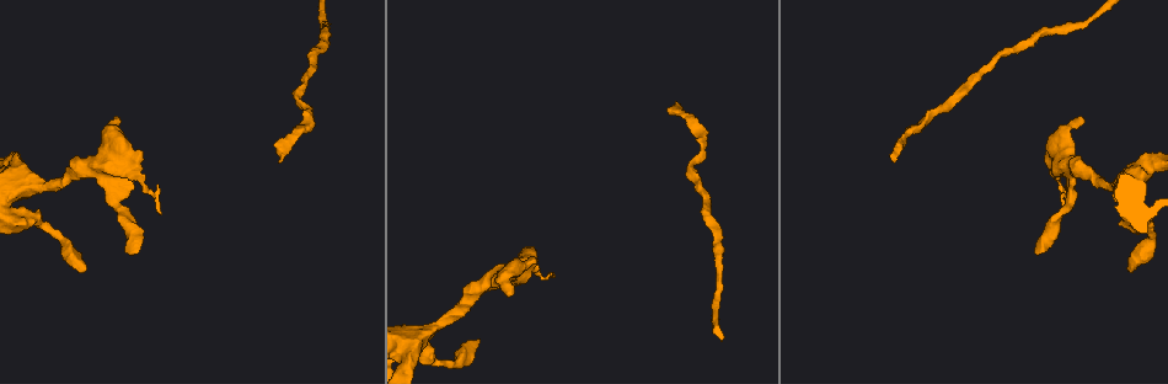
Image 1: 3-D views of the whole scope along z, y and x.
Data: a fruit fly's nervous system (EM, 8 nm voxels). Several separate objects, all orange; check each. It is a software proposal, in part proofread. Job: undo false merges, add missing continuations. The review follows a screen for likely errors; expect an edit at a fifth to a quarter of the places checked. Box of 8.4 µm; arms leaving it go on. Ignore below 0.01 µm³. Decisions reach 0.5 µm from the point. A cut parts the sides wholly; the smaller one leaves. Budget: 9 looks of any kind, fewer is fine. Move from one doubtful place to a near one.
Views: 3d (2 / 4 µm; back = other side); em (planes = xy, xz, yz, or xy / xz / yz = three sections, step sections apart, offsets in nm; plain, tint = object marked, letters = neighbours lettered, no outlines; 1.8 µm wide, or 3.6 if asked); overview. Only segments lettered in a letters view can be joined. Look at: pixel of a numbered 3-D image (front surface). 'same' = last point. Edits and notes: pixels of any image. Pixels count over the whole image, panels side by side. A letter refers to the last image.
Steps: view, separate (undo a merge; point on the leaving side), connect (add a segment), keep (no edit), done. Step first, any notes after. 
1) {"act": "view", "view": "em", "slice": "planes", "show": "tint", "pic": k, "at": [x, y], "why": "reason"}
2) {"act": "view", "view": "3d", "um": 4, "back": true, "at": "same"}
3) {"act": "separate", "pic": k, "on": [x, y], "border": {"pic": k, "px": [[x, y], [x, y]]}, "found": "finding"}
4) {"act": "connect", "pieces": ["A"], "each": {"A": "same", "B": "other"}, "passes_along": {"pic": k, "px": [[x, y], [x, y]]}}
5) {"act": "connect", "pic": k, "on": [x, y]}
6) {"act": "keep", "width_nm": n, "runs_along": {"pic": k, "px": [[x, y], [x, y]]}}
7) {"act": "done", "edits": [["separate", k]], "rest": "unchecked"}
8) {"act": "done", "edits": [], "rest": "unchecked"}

{"act": "view", "view": "em", "slice": "planes", "show": "letters", "pic": 1, "at": [83, 269]}

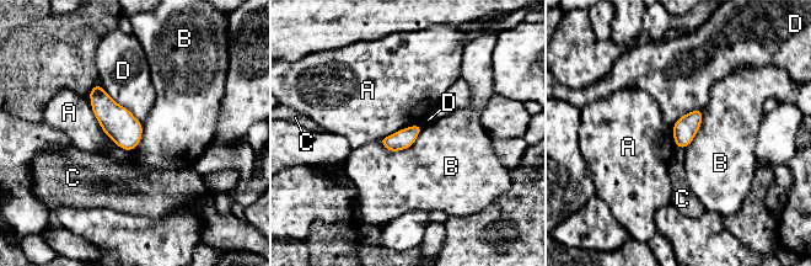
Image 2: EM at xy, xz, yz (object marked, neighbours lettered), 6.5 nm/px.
{"act": "keep", "longest_contact_nm": ["A", 400], "each": {"A": "other", "B": "other", "C": "other", "D": "other"}, "border": {"pic": 2, "px": [[423, 127], [399, 150], [377, 141]]}, "found": "no lettered segment goes on from it"}

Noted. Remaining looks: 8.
{"act": "view", "view": "em", "slice": "xy", "step": 8, "show": "tint", "pic": 1, "at": [530, 248], "why": "branch stops here"}

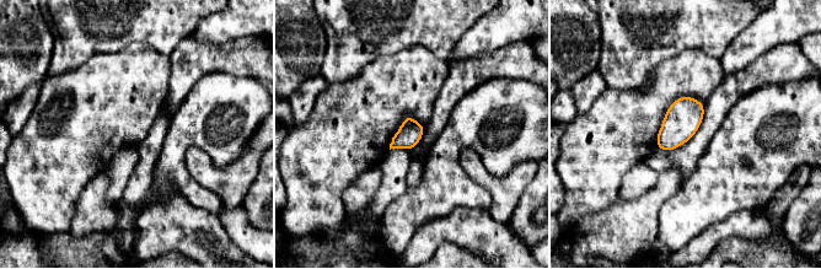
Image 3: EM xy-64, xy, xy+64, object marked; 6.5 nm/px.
{"act": "view", "view": "em", "slice": "xy", "step": 8, "show": "letters", "at": "same"}

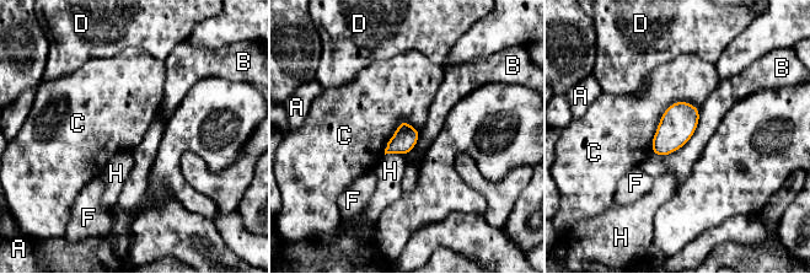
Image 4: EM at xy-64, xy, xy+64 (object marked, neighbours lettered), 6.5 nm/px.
{"act": "keep", "width_nm": 160, "each": {"A": "other", "B": "other", "C": "other", "D": "other", "F": "other", "H": "other"}, "border": {"pic": 4, "px": [[698, 108], [674, 102], [650, 151]]}, "found": "no lettered segment goes on from it"}

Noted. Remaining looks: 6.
{"act": "view", "view": "em", "slice": "planes", "show": "letters", "pic": 1, "at": [512, 293]}

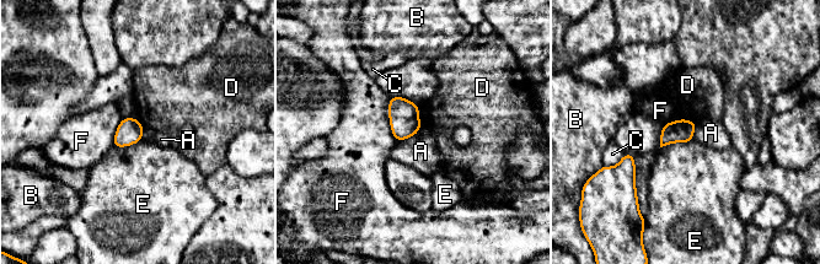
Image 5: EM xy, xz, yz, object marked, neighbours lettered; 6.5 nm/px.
{"act": "keep", "each": {"A": "other", "B": "other", "C": "other", "D": "other", "E": "other", "F": "other"}, "border": {"pic": 5, "px": [[421, 127], [413, 135], [397, 141]]}, "found": "none of them fits"}

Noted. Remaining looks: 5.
{"act": "view", "view": "3d", "um": 2, "pic": 1, "at": [937, 113], "why": "thin neck"}

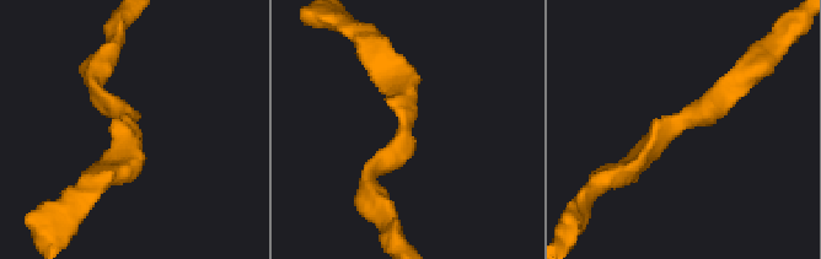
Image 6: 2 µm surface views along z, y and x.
{"act": "view", "view": "em", "um": 3.6, "slice": "planes", "show": "plain", "pic": 6, "at": [132, 121], "arm_widths_nm": [190, 200], "why": "now the EM"}

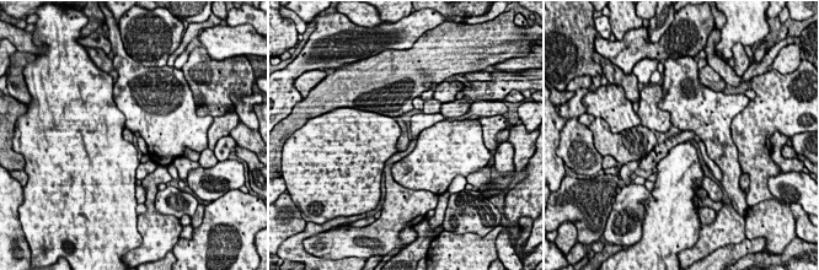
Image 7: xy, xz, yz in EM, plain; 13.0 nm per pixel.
{"act": "view", "view": "em", "um": 3.6, "slice": "planes", "show": "letters", "at": "same"}

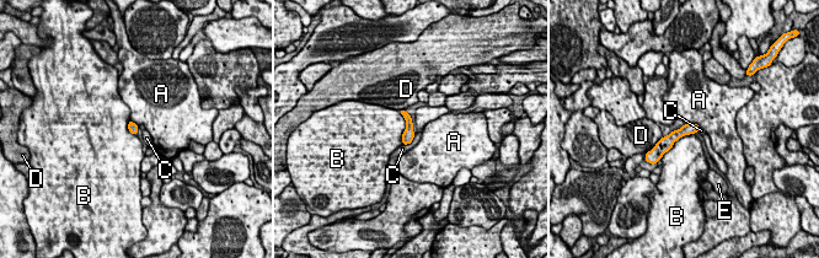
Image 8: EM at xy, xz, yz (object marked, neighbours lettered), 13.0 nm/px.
{"act": "keep", "each": {"A": "other", "B": "other", "C": "other", "D": "other", "E": "other"}, "border": {"pic": 8, "px": [[692, 133], [680, 136], [659, 159]]}, "found": "one neuron here"}

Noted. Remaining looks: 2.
{"act": "done", "edits": [], "rest": "unchecked"}

